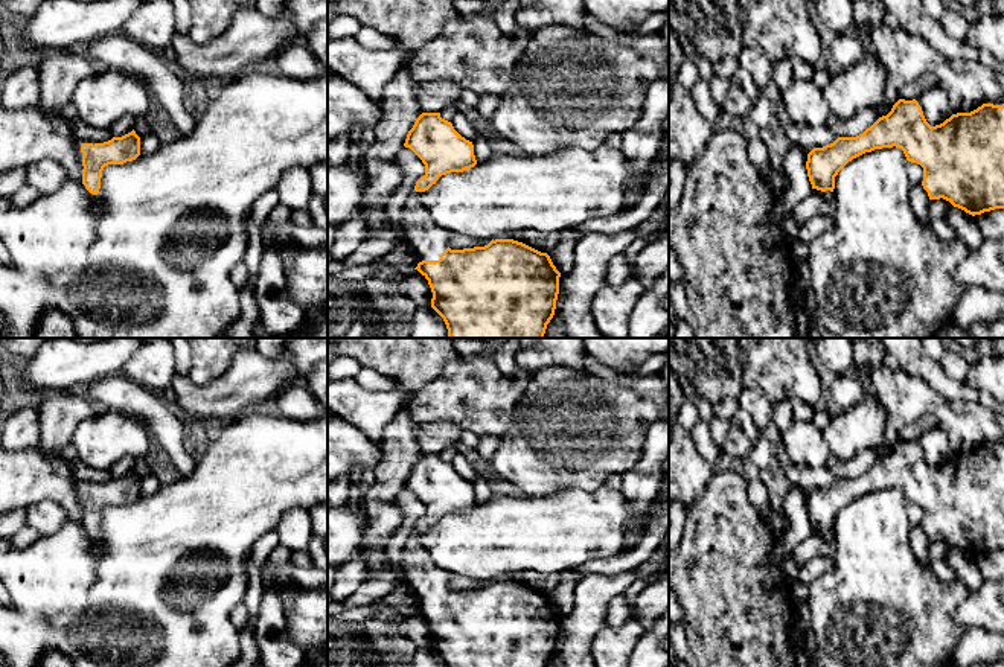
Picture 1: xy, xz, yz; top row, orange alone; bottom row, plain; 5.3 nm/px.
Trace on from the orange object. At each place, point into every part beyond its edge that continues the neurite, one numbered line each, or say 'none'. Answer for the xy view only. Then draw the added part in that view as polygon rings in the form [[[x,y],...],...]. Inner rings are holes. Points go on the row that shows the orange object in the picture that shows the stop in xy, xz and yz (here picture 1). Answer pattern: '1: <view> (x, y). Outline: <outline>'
none

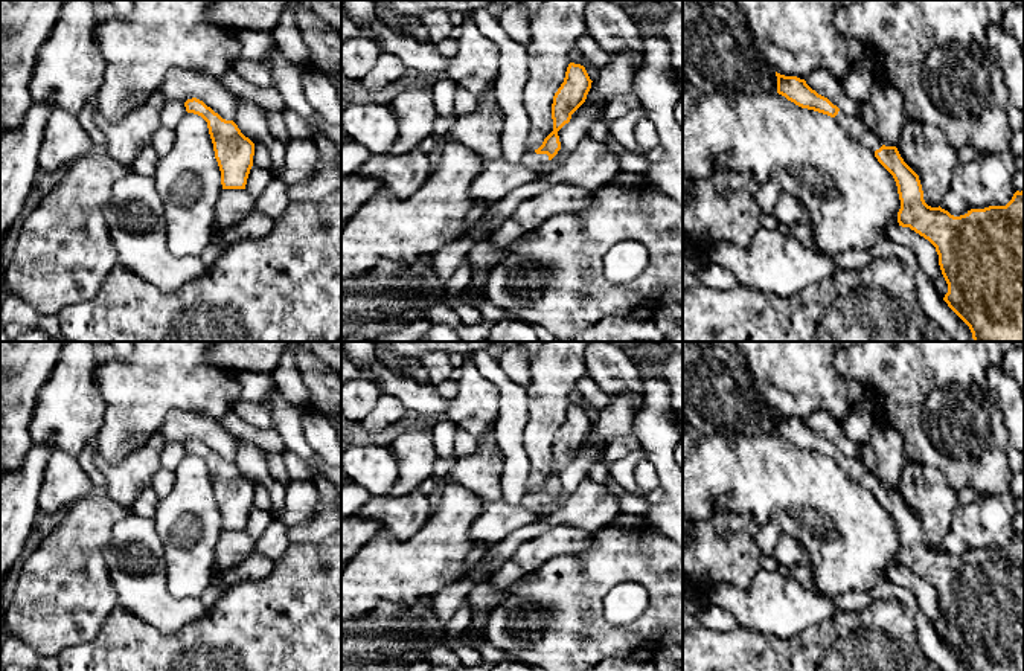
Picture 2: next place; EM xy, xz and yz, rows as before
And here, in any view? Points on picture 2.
1: xz (531, 159). Outline: [[[526,149],[524,156],[521,157],[521,163],[526,168],[538,171],[546,163],[549,163],[549,156],[547,154],[536,154],[535,151]]]

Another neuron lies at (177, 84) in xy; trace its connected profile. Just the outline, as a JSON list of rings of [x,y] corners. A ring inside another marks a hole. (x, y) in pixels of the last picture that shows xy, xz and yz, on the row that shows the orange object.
[[[169,70],[163,76],[158,92],[165,96],[166,102],[186,102],[197,98],[226,120],[235,120],[241,102],[241,98],[227,90],[218,76],[195,70]]]

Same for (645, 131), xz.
[[[643,117],[637,122],[634,136],[640,145],[642,154],[645,156],[660,146],[657,128],[648,117]]]

